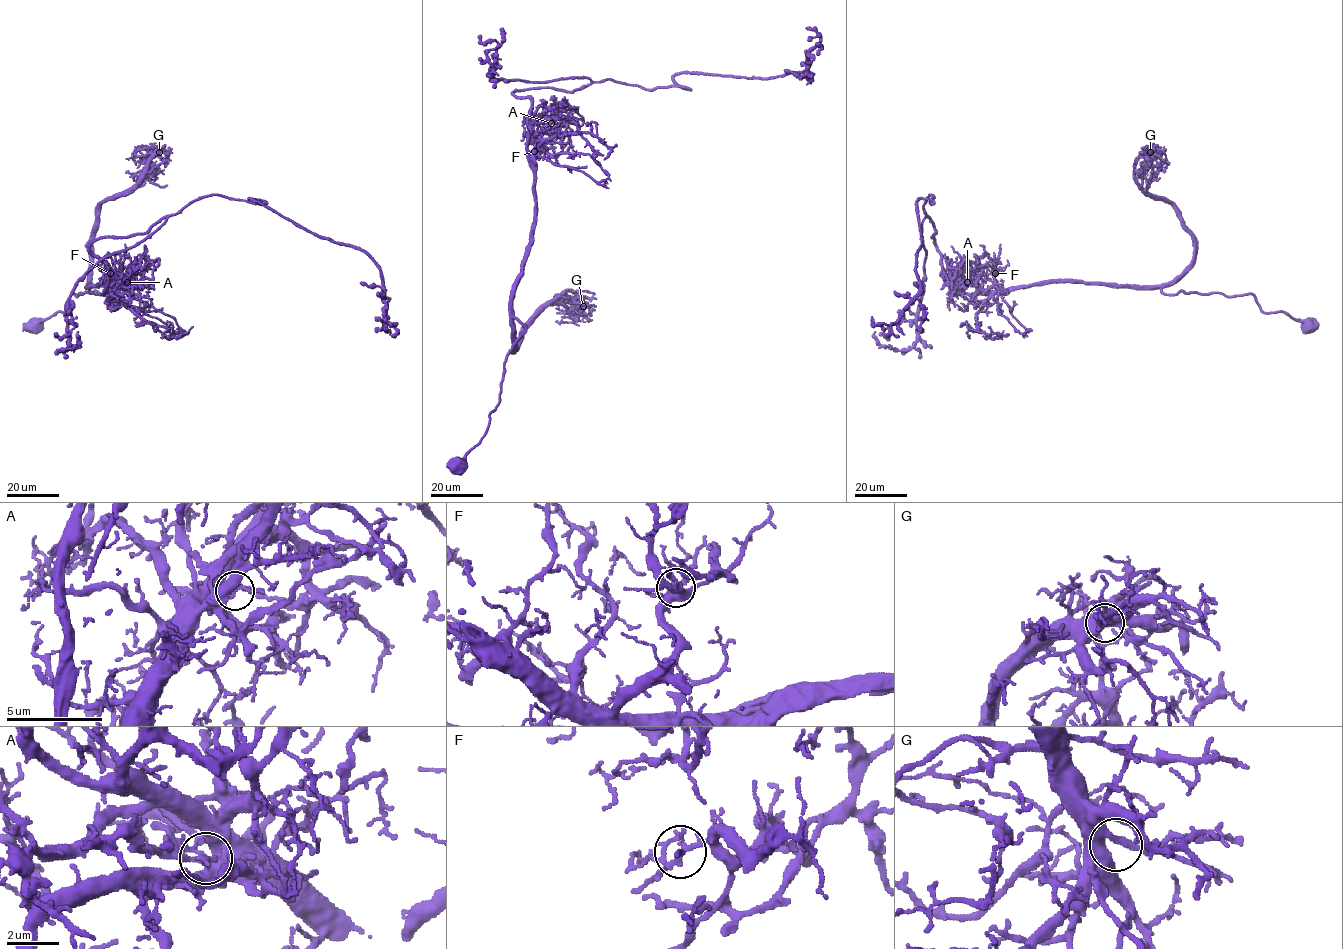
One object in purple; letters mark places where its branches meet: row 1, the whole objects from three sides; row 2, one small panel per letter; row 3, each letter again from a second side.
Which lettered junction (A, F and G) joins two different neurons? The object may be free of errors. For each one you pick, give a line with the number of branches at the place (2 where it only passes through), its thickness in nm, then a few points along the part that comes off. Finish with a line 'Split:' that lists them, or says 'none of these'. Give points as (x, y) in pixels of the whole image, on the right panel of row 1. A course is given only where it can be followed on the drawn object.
A: Branches: 3. Thickness 200 nm. Course of the part to remove: (967, 283), (951, 279), (965, 260), (969, 261), (967, 272), (980, 266), (999, 263), (991, 259), (980, 245)
Split: A

